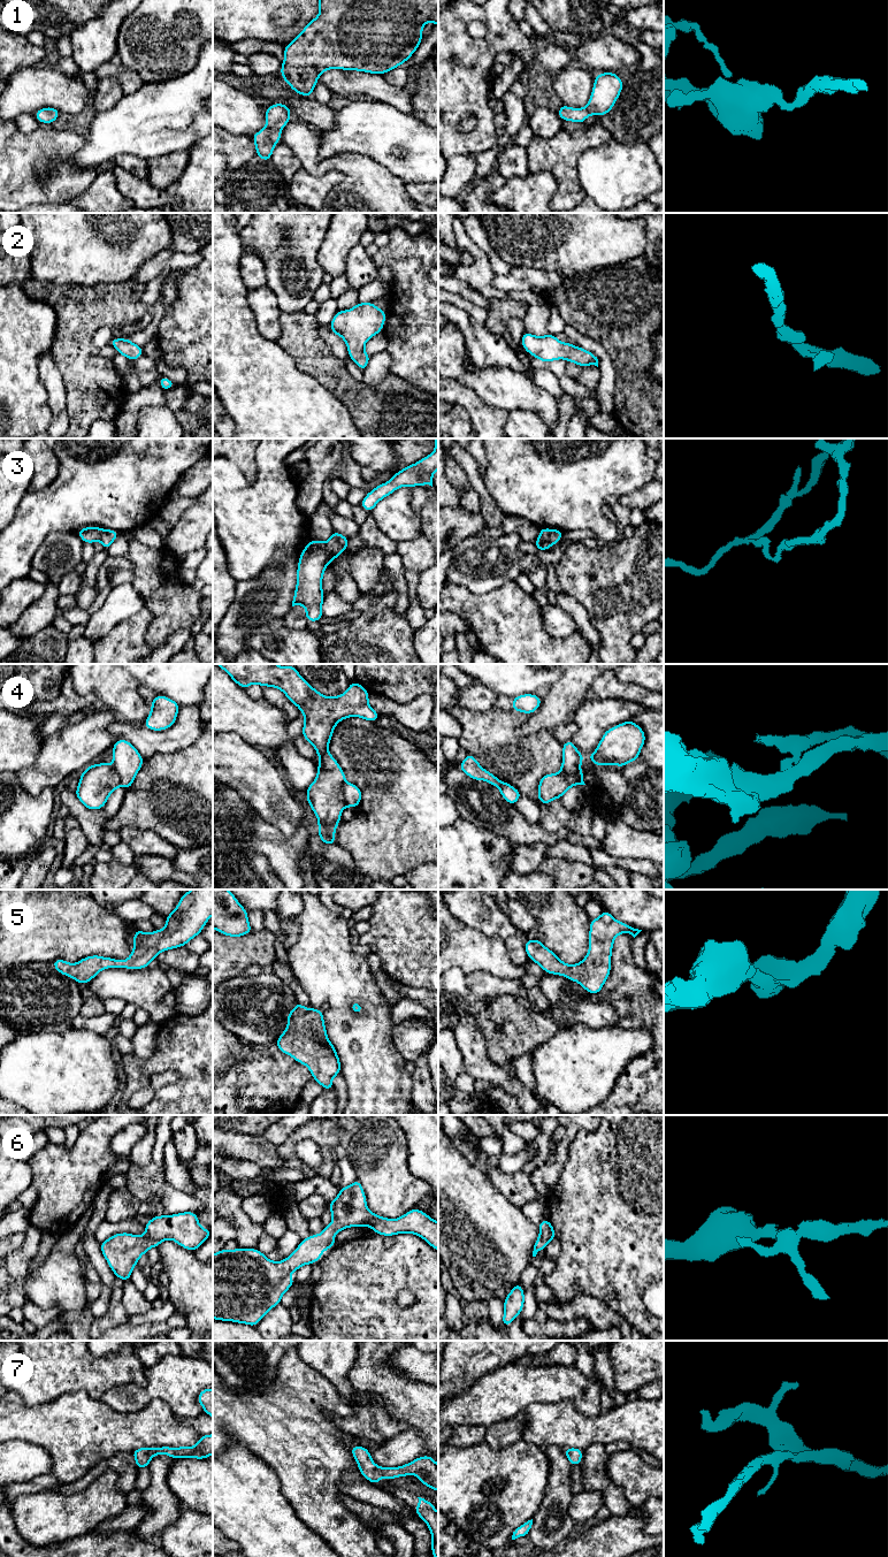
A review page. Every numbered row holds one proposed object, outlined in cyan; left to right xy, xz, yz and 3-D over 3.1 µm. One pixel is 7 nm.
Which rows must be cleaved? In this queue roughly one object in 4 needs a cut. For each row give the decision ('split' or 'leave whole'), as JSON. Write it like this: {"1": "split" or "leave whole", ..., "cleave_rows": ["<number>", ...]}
{"1": "leave whole", "2": "leave whole", "3": "split", "4": "split", "5": "leave whole", "6": "leave whole", "7": "leave whole", "cleave_rows": ["3", "4"]}

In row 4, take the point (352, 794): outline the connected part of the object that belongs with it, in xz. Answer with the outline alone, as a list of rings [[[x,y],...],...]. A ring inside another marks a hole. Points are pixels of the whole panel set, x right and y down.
[[[346,783],[343,788],[344,801],[347,807],[357,808],[361,801],[361,789],[354,785]]]

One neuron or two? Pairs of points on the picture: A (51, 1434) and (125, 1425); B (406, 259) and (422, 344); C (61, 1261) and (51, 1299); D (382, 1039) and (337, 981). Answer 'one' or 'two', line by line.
A: one
B: one
C: one
D: one

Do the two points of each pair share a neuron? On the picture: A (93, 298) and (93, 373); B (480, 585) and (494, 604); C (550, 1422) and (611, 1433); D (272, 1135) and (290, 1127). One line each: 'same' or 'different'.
A: same
B: different
C: same
D: same

